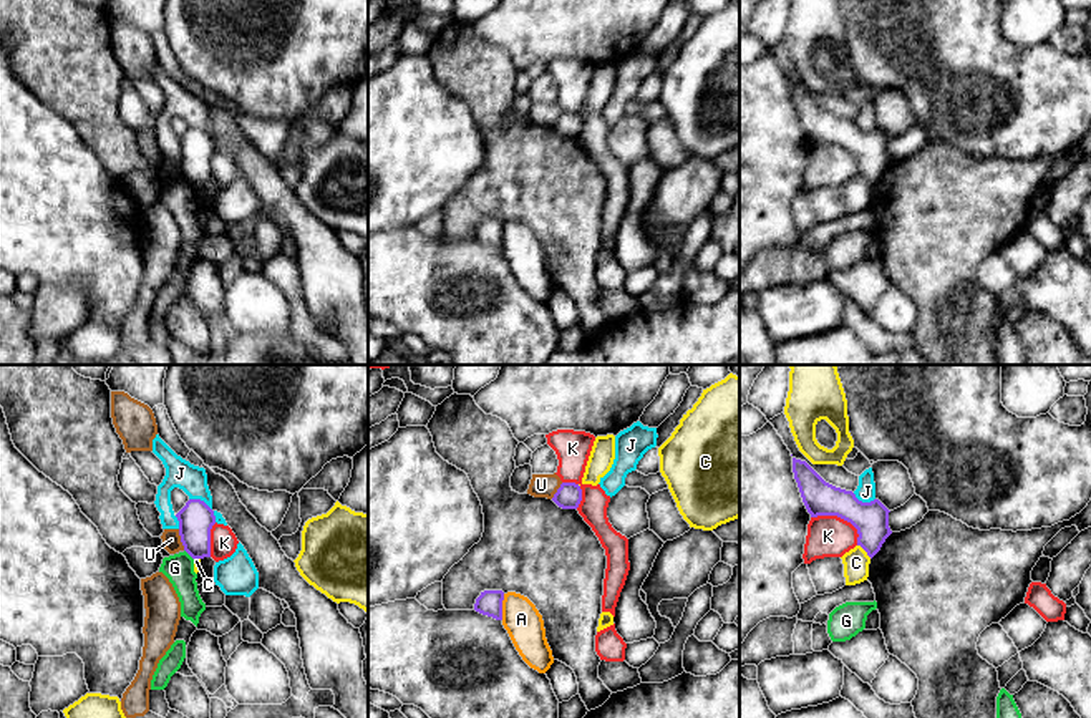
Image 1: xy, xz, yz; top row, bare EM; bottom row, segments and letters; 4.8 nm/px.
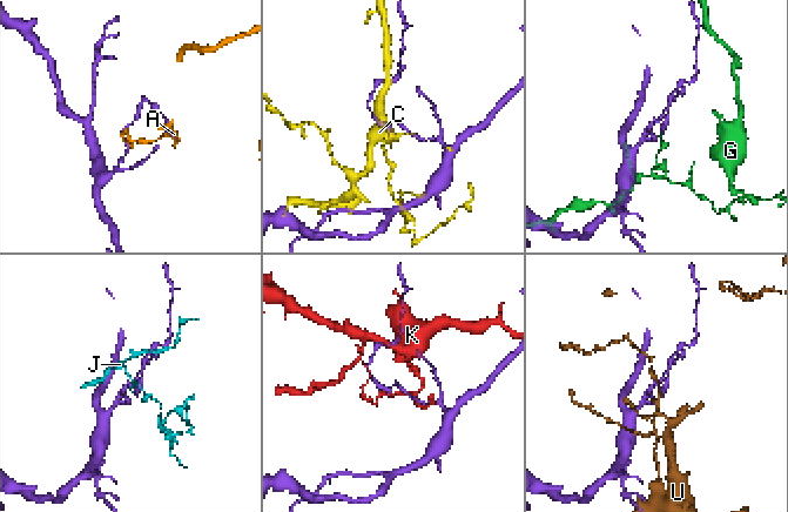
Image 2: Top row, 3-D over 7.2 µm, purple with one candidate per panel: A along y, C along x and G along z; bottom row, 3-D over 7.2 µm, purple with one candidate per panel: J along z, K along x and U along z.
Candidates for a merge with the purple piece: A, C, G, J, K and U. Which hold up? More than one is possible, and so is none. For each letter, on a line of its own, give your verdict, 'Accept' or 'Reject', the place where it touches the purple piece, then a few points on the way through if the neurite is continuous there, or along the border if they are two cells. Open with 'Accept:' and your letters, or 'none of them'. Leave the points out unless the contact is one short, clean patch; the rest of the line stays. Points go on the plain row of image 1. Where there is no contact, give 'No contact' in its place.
Accept: none of them
A: Reject. Touches purple at xz (501, 236)
C: Reject. Touches purple at yz (864, 178)
G: Reject. Touches purple at xy (188, 181)
J: Reject. Touches purple at xy (206, 133)
K: Reject. Touches purple at yz (841, 146)
U: Reject. Touches purple at xy (181, 168). Boundary: xy (178, 158), (184, 178)

